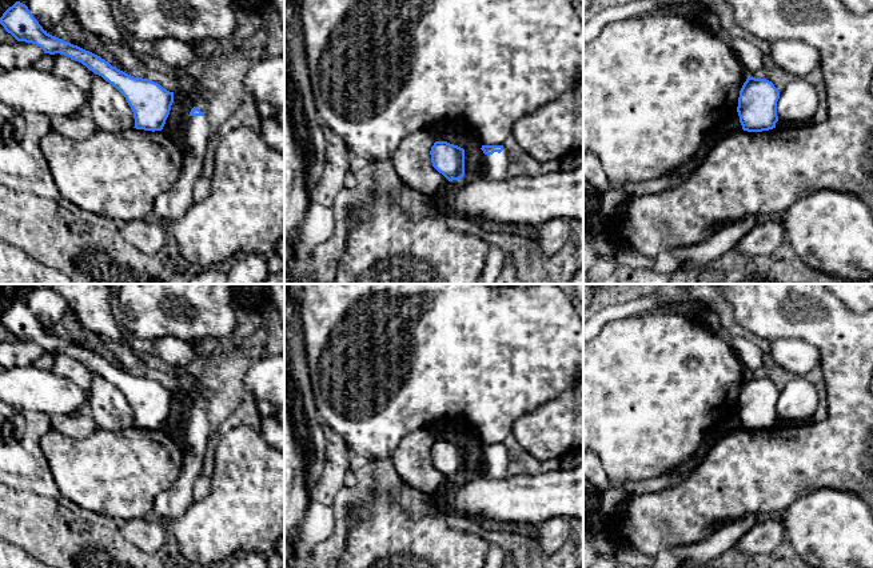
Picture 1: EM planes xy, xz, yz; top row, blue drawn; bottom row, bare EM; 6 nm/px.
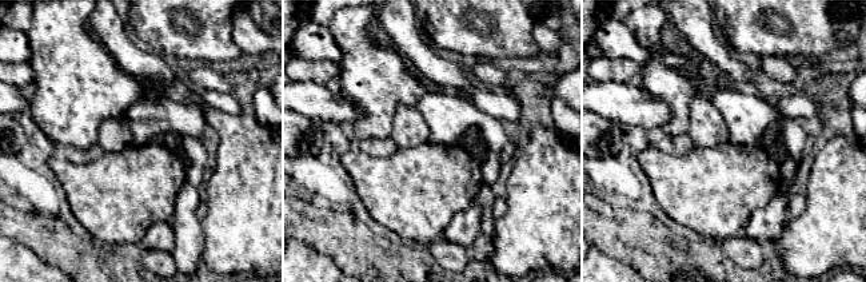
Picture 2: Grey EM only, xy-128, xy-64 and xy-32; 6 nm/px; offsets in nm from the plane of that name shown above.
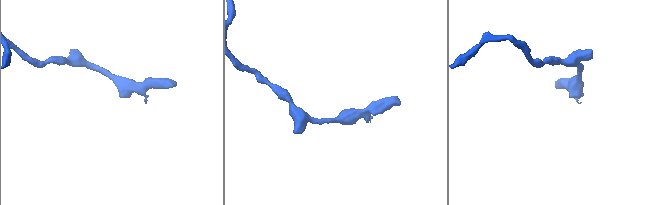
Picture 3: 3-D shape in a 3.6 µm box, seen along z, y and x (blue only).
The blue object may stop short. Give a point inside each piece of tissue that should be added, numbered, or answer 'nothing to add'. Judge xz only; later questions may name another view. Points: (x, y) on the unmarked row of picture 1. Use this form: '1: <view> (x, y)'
1: xz (497, 463)

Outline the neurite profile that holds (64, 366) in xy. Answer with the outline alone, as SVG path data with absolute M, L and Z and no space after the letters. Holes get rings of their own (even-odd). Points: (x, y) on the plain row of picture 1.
M60 352L52 353L52 357L53 365L51 369L56 375L65 377L71 383L76 384L83 392L89 396L93 371L81 361Z

